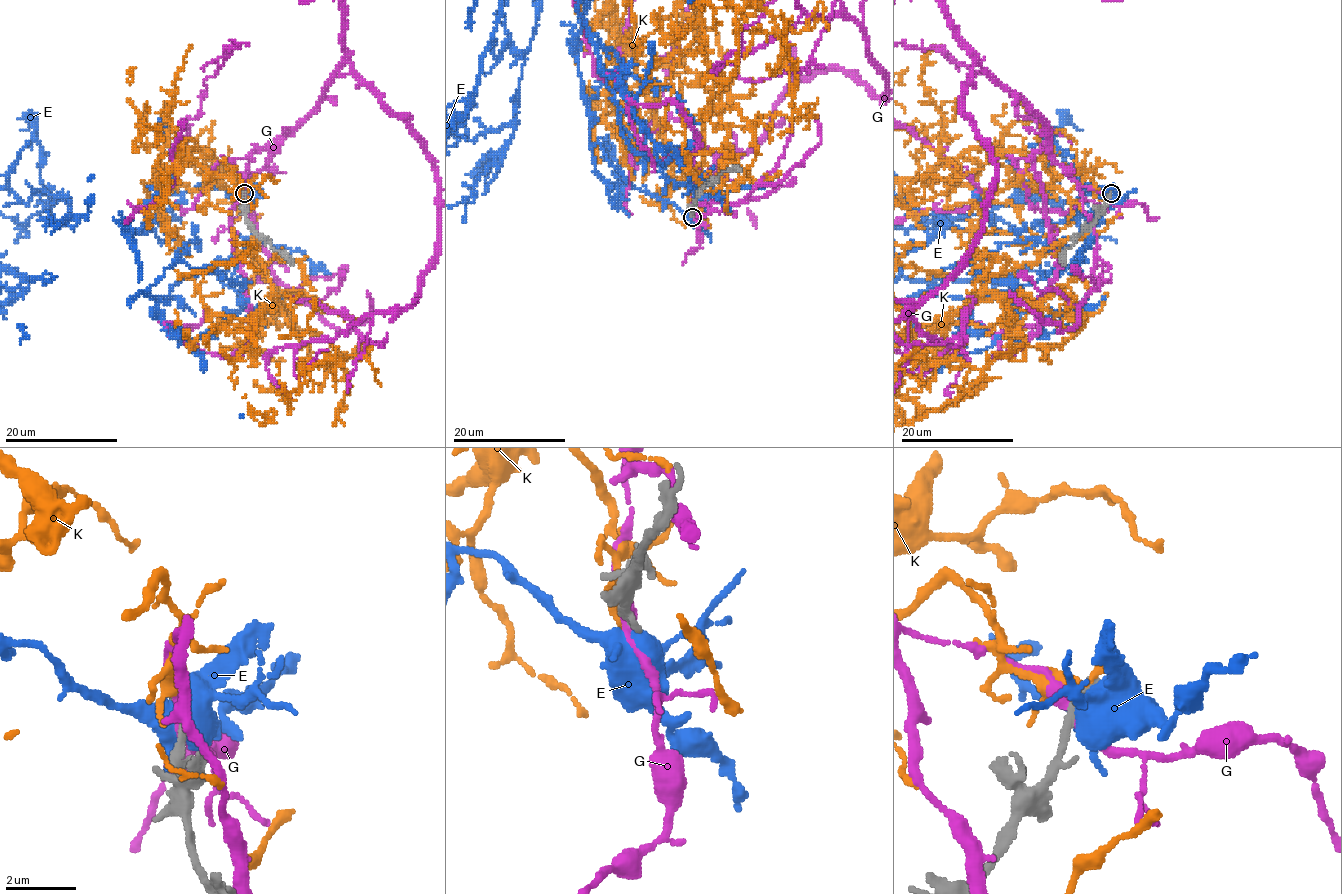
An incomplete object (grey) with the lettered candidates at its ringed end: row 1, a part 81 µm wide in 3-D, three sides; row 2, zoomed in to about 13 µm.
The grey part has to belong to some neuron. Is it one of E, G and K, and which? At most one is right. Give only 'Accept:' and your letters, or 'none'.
Accept: none

